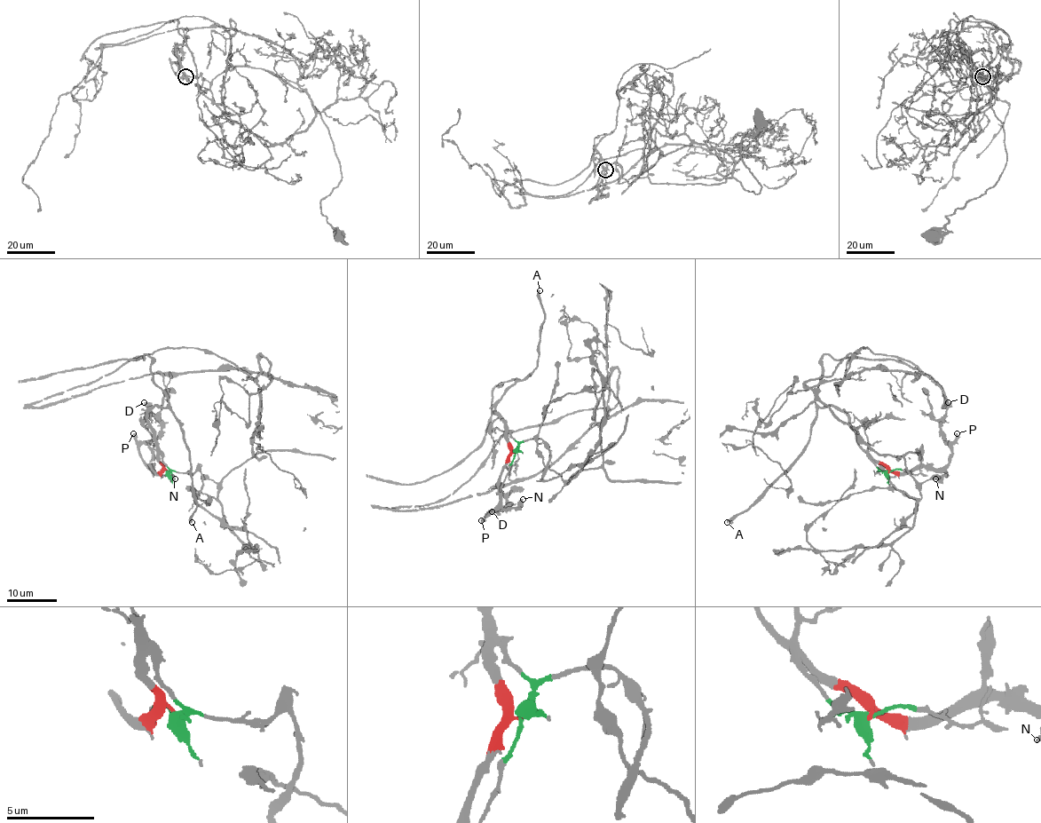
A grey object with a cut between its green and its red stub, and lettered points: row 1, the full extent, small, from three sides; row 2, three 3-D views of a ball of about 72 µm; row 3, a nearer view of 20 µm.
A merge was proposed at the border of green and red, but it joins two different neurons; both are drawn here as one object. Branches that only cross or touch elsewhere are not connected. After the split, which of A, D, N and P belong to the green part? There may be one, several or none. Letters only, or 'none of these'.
none of these

